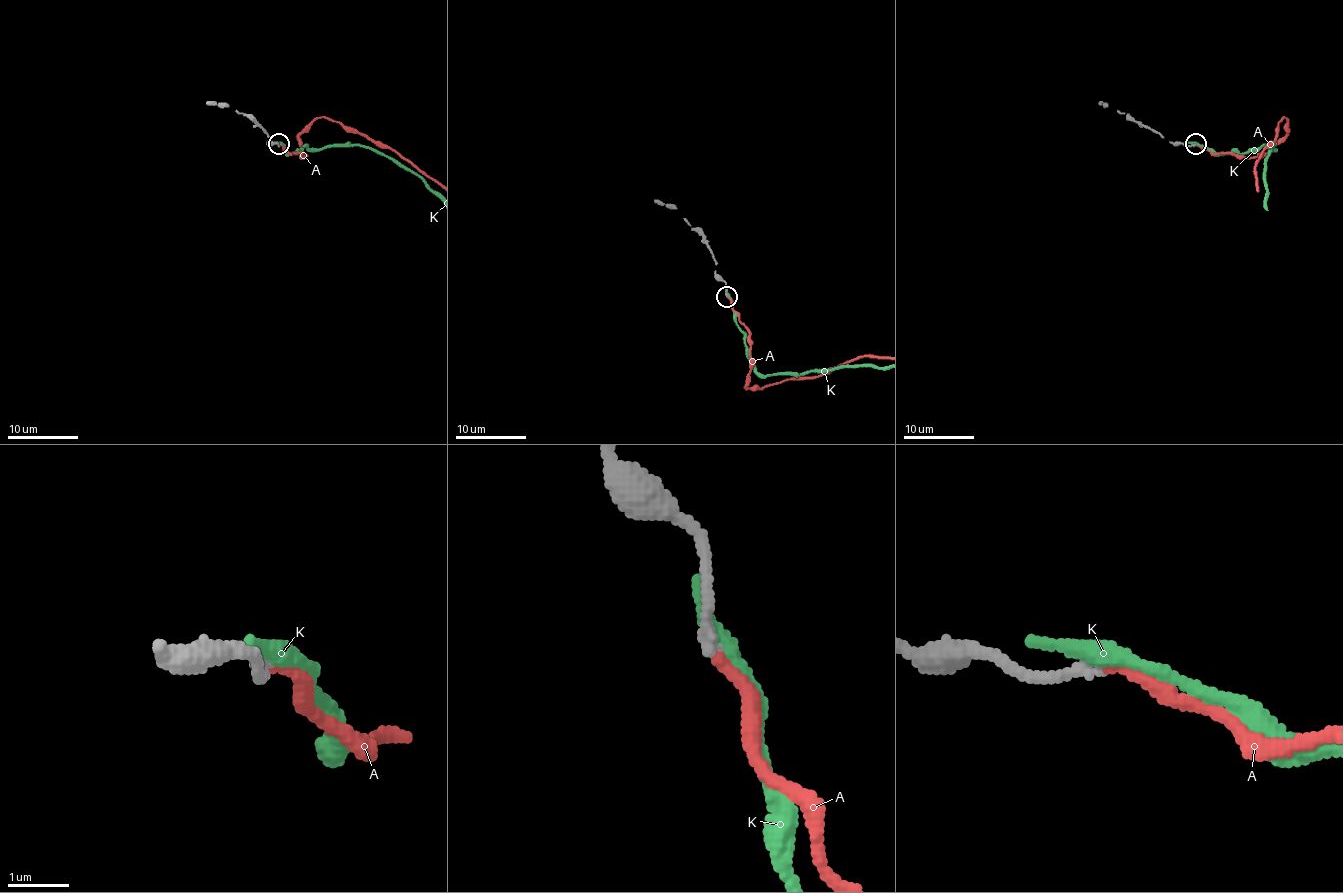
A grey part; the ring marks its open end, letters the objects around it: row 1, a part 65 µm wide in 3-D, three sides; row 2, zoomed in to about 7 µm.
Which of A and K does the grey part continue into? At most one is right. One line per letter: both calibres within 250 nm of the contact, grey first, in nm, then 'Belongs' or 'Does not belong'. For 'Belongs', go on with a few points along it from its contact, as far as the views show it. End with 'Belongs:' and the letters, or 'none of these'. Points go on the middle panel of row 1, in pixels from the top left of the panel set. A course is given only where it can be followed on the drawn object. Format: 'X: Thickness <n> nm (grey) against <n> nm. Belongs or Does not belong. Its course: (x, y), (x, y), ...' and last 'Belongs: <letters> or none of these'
A: Thickness 190 nm (grey) against 220 nm. Belongs
K: Thickness 200 nm (grey) against 320 nm. Does not belong
Belongs: A

